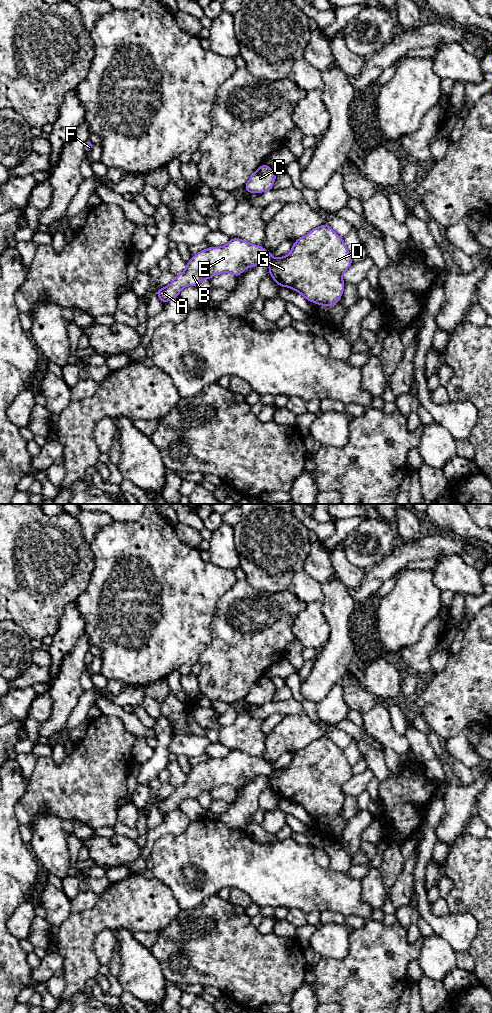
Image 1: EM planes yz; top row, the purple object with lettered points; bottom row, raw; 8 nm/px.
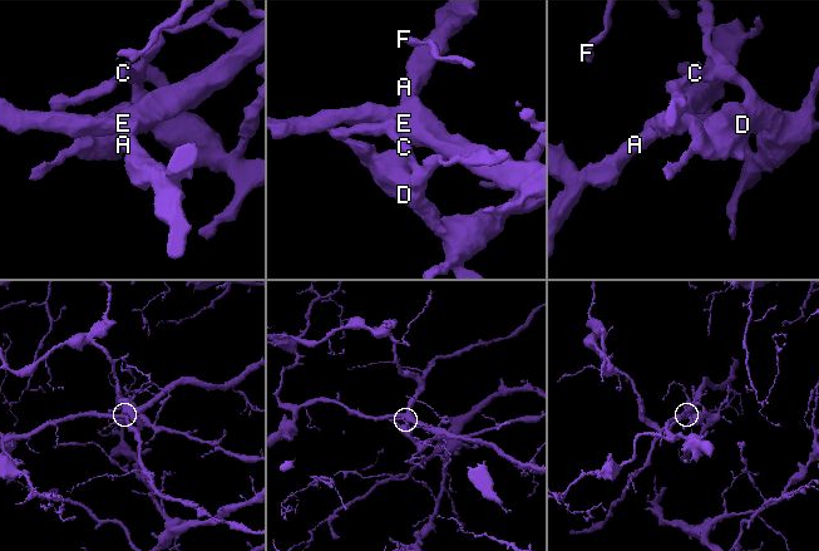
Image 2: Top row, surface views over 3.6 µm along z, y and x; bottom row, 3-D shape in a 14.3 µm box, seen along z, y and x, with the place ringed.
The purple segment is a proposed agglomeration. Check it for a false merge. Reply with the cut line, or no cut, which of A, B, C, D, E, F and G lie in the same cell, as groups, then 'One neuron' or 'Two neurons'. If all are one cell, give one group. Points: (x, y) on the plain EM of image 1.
Split along yz (273, 770), (267, 776). Groups: A B E / C D F G. Two neurons

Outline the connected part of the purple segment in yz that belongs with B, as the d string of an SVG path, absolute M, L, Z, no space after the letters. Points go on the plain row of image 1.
M231 750L224 758L209 758L192 767L184 783L176 787L168 798L156 801L156 805L161 814L168 815L178 809L187 798L196 799L202 792L209 792L222 785L236 789L246 780L253 780L260 775L268 777L272 772L273 766L261 757L251 756L240 750Z

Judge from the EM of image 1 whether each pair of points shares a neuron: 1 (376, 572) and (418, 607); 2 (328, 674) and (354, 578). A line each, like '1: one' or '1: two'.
1: two
2: two

